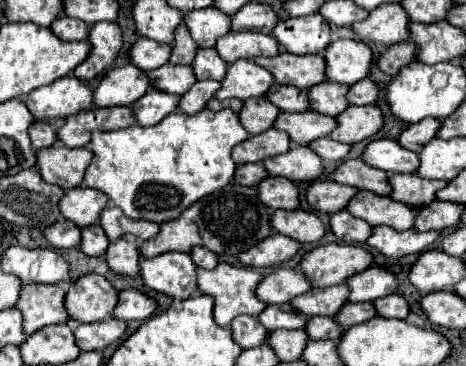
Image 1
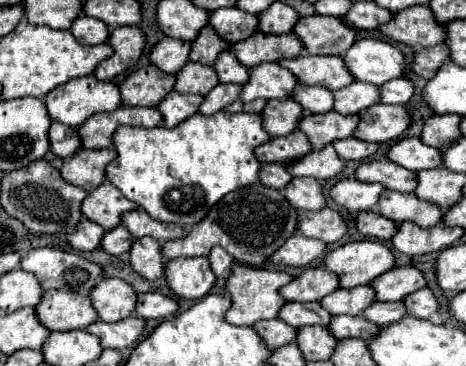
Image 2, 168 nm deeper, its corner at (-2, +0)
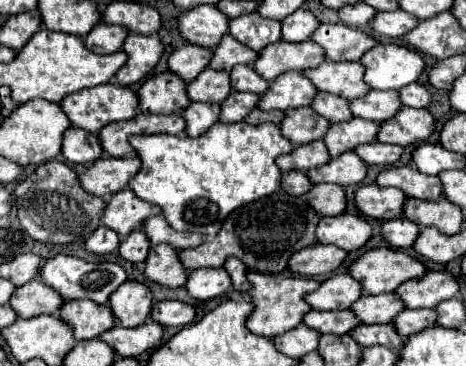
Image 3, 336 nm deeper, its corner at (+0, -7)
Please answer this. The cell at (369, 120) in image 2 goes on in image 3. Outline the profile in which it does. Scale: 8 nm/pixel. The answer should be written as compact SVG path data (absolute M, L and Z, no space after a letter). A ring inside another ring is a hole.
M402 107L392 119L380 125L376 141L394 145L412 145L424 141L434 131L434 117L426 109Z

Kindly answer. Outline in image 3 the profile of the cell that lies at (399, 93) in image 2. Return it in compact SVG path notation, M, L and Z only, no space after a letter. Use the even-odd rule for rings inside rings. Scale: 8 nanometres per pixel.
M410 83L398 91L400 103L404 107L426 107L430 103L430 93L420 83Z

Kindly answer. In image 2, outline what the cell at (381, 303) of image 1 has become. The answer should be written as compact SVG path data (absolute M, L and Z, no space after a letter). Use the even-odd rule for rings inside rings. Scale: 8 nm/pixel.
M422 288L414 294L410 294L404 300L404 304L408 306L408 314L418 316L418 318L430 318L432 314L436 314L440 310L440 302L430 288Z

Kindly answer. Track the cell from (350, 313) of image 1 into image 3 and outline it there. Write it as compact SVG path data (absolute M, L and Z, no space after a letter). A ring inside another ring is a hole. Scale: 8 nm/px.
M402 309L402 311L394 317L392 325L396 327L396 331L398 331L400 337L408 337L408 335L412 335L412 333L422 331L424 327L434 325L434 319L436 319L434 311L404 311L404 309Z

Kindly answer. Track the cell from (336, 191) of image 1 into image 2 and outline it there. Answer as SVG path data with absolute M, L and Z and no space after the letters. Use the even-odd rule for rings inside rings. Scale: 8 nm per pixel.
M344 178L330 190L330 196L336 204L344 206L346 210L360 212L360 210L376 210L382 190L384 190L382 184L370 184L370 182Z

